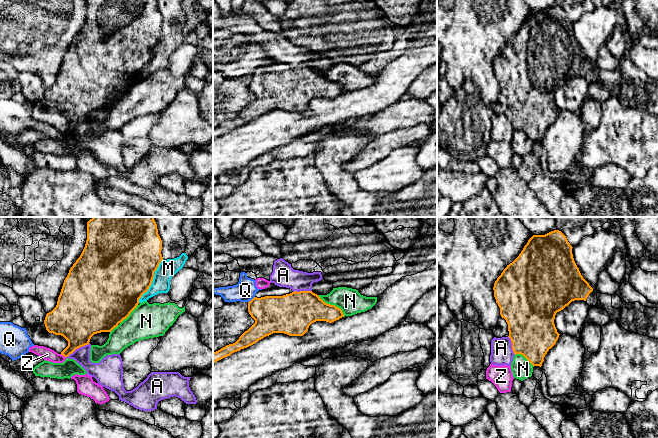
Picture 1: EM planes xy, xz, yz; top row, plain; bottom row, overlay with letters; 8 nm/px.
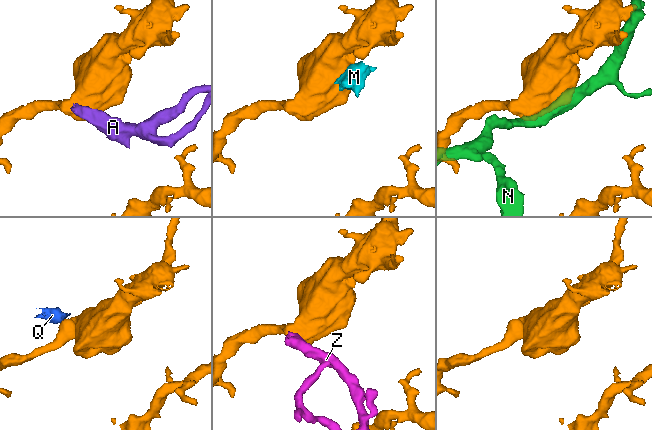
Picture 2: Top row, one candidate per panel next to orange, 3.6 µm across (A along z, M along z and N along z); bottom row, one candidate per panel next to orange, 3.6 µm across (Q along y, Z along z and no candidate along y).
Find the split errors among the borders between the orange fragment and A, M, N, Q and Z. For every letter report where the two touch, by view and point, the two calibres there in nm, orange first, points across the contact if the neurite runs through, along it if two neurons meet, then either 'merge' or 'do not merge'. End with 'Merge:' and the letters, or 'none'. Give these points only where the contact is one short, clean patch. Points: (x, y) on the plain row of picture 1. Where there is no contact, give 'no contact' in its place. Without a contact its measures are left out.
A: meets orange in xy at (77, 124); 380 nm thick on the orange side, 130 nm on the other; border along xy (89, 119), (76, 124), (66, 133); do not merge
M: meets orange in xy at (152, 56); 500 nm thick on the orange side, 150 nm on the other; do not merge
N: meets orange in xz at (332, 81); 280 nm thick on the orange side, 200 nm on the other; do not merge
Q: meets orange in xz at (252, 75); 300 nm thick on the orange side, 170 nm on the other; border along xz (254, 72), (248, 78); do not merge
Z: meets orange in xy at (63, 131); 260 nm thick on the orange side, 100 nm on the other; border along xy (60, 130), (65, 133); do not merge
Merge: none

